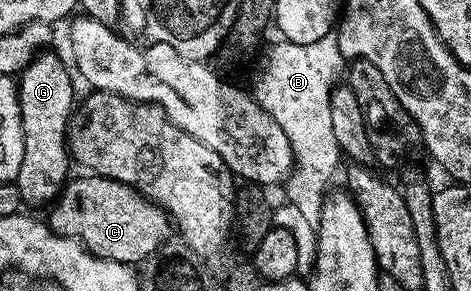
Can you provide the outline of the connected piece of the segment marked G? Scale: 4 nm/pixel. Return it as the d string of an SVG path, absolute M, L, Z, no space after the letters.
M53 50L43 51L17 77L18 105L22 115L24 158L20 162L17 185L23 205L57 201L71 175L72 157L68 147L70 118L76 107L71 69Z

